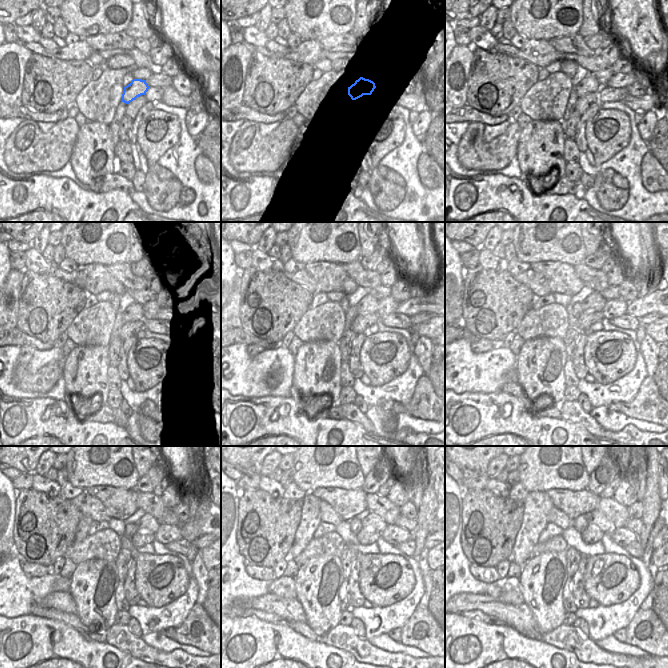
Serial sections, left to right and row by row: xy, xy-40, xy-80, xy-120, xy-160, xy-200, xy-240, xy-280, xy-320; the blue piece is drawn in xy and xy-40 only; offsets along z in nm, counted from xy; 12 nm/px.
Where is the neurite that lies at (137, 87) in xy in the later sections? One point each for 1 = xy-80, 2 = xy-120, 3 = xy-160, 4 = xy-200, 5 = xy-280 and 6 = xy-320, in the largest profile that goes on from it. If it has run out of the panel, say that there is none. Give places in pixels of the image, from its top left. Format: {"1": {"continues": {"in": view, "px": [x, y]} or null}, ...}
{"1": {"continues": {"in": "xy-80", "px": [588, 84]}}, "2": {"continues": {"in": "xy-120", "px": [135, 309]}}, "3": {"continues": {"in": "xy-160", "px": [368, 304]}}, "4": {"continues": {"in": "xy-200", "px": [595, 301]}}, "5": {"continues": {"in": "xy-280", "px": [374, 521]}}, "6": {"continues": {"in": "xy-320", "px": [596, 517]}}}

